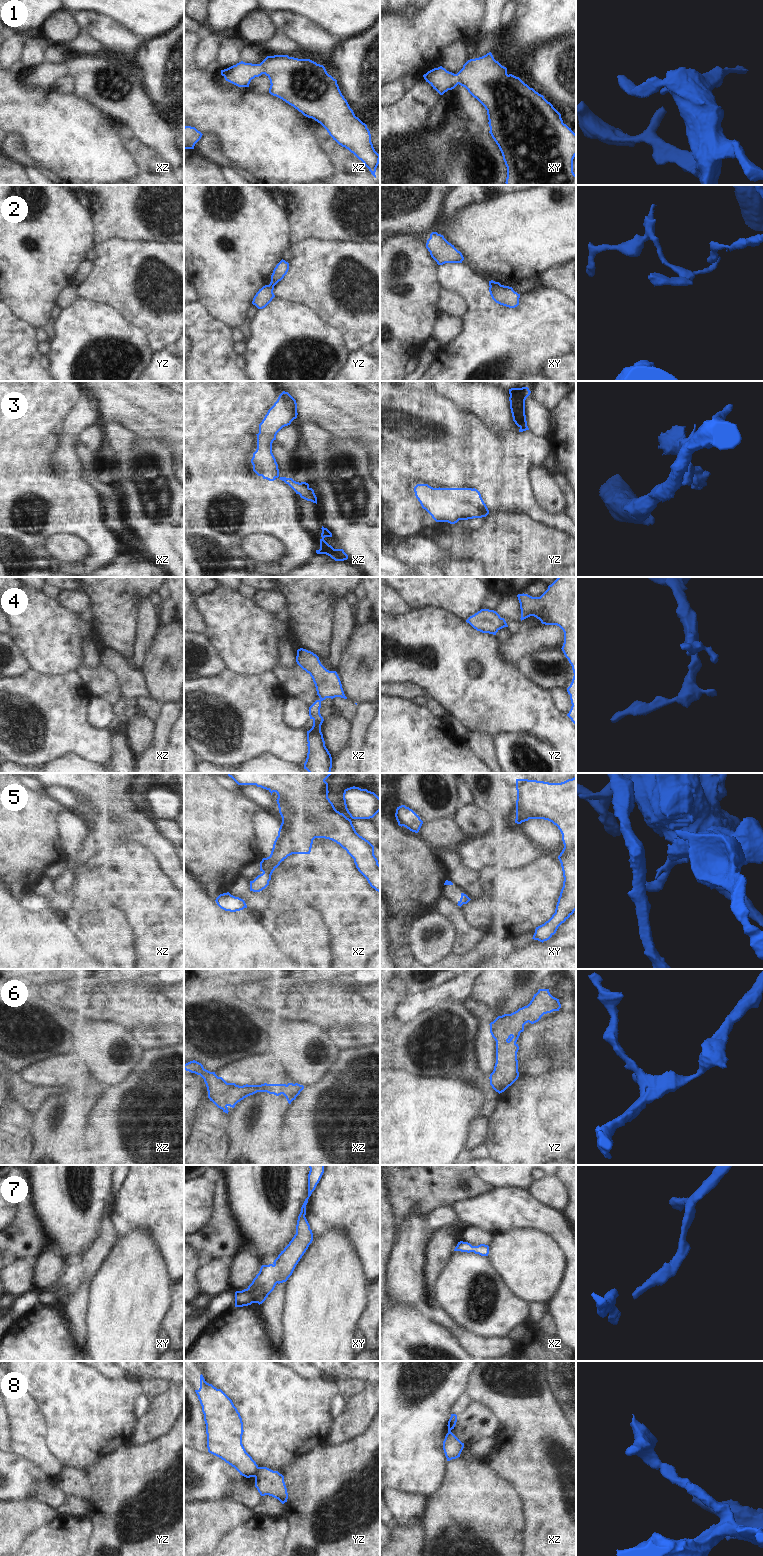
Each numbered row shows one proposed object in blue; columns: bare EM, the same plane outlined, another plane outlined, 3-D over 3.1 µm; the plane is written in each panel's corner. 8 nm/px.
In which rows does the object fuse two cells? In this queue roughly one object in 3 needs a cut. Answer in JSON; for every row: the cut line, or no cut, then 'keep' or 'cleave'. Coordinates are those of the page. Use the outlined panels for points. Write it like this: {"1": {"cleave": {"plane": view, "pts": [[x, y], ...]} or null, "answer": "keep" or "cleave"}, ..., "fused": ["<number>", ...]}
{"1": {"cleave": null, "answer": "keep"}, "2": {"cleave": {"plane": "yz", "pts": [[269, 284], [273, 287]]}, "answer": "cleave"}, "3": {"cleave": null, "answer": "keep"}, "4": {"cleave": null, "answer": "keep"}, "5": {"cleave": null, "answer": "keep"}, "6": {"cleave": null, "answer": "keep"}, "7": {"cleave": null, "answer": "keep"}, "8": {"cleave": {"plane": "yz", "pts": [[258, 1467], [253, 1476]]}, "answer": "cleave"}, "fused": ["2", "8"]}

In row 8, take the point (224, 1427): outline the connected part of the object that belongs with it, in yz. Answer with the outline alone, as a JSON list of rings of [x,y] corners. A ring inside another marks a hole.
[[[200,1375],[200,1388],[195,1390],[206,1424],[208,1452],[234,1467],[240,1475],[250,1478],[258,1465],[242,1444],[243,1422],[232,1400]]]

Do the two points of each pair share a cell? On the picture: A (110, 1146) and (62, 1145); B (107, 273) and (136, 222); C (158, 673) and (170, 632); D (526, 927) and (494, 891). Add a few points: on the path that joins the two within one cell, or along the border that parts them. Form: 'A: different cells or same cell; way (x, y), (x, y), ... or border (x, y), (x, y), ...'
A: different cells; border (89, 1123), (86, 1154)
B: different cells; border (103, 241), (109, 238), (118, 238), (149, 243)
C: same cell; way (168, 663), (170, 661), (170, 642)
D: same cell; way (518, 918), (517, 914), (503, 900)

